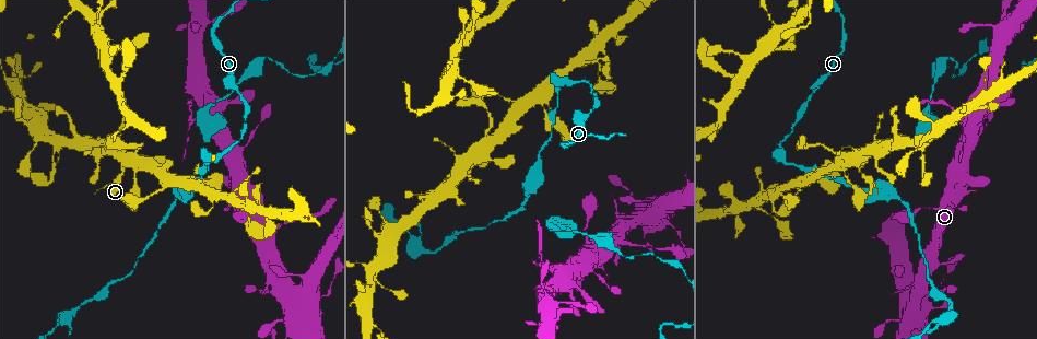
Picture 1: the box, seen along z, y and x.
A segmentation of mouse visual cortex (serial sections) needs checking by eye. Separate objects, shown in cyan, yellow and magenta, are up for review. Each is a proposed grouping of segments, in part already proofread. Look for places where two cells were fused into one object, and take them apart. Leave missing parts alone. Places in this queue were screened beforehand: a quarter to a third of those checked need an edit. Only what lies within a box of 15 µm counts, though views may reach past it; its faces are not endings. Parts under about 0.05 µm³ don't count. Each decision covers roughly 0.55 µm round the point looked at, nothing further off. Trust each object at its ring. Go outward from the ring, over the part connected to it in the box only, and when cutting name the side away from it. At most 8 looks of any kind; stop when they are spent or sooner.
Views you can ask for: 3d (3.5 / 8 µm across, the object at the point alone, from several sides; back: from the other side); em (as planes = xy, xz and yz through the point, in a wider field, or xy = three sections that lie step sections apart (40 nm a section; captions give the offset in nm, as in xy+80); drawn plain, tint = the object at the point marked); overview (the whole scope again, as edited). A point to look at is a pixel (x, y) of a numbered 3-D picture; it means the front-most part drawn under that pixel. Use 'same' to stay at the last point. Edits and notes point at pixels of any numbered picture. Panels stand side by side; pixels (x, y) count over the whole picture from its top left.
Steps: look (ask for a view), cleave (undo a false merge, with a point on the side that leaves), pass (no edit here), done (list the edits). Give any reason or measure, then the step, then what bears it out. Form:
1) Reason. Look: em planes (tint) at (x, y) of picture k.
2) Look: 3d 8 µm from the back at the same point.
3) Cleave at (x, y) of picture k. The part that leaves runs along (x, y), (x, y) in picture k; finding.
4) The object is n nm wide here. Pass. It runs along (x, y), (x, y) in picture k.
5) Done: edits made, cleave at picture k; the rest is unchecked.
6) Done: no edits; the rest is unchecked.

Sharp bend. Look: 3d 3.5 µm at (301, 306) of picture 1.

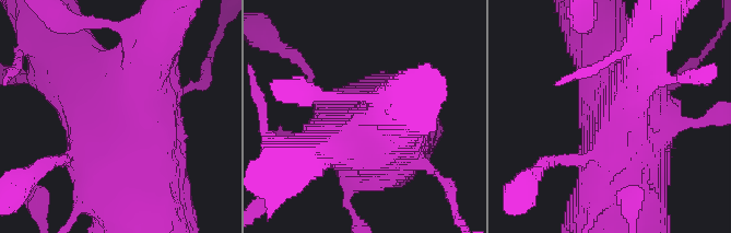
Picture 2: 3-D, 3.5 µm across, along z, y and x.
Look: em xy step 3 (tint) at (116, 109) of picture 2.

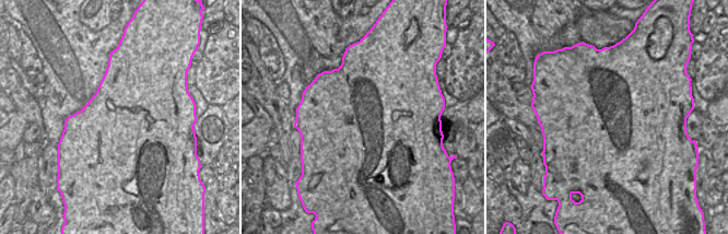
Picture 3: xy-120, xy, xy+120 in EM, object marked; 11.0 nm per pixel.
Pass. It runs along (316, 153), (360, 142), (403, 100) in picture 2; all the same cell.

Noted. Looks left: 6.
Thick turns thin. Look: 3d 3.5 µm at (209, 159) of picture 1.

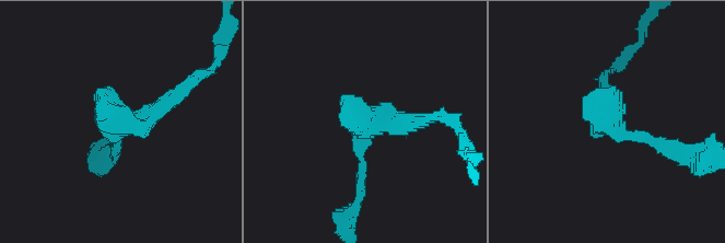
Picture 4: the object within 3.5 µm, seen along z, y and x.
Look: em xy step 2 (plain) at (616, 123) of picture 4.

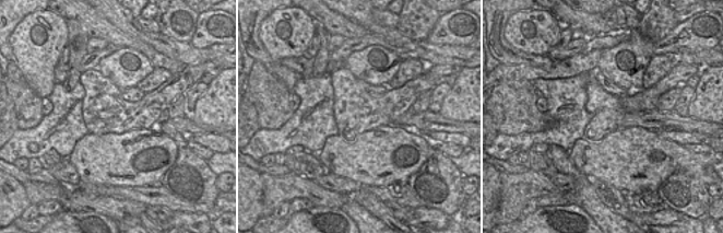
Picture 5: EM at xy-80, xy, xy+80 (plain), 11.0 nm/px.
Look: em xy step 2 (tint) at the same point.

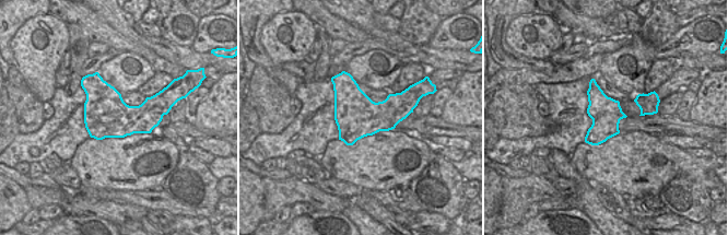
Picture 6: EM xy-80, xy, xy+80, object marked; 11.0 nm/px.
Pass. It runs along (431, 117), (360, 134), (360, 187) in picture 4; continuous, no second cell.

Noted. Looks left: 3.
Four or more arms meet. Look: 3d 3.5 µm at (369, 274) of picture 1.

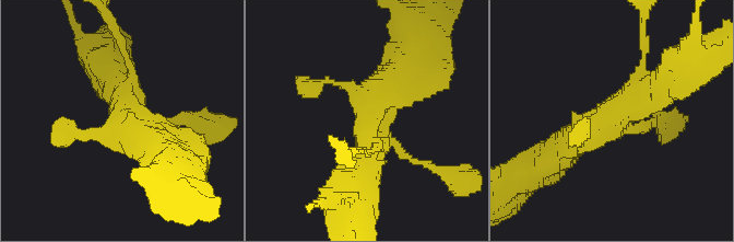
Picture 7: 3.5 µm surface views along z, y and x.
Look: em xy step 2 (tint) at (368, 114) of picture 7.

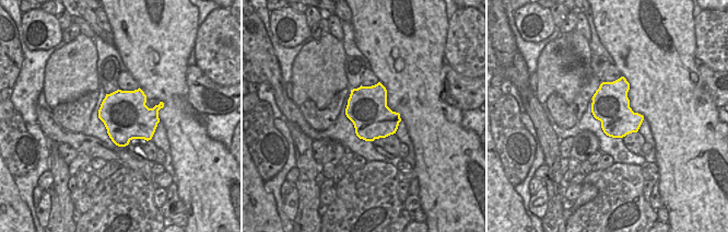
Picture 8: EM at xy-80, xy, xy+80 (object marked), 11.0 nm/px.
Another direction. Look: em planes (tint) at the same point.

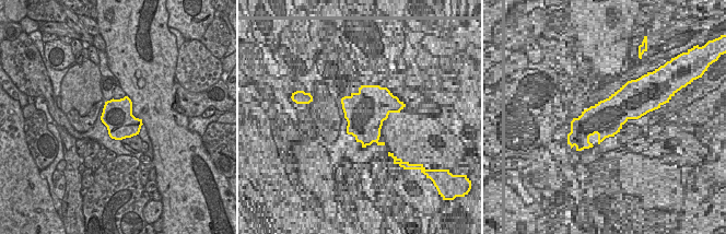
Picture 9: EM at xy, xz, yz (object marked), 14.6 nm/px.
Pass. It runs along (558, 154), (670, 80) in picture 7; continuous, no second cell.

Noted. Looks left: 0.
Done: no edits; the rest is unchecked.

